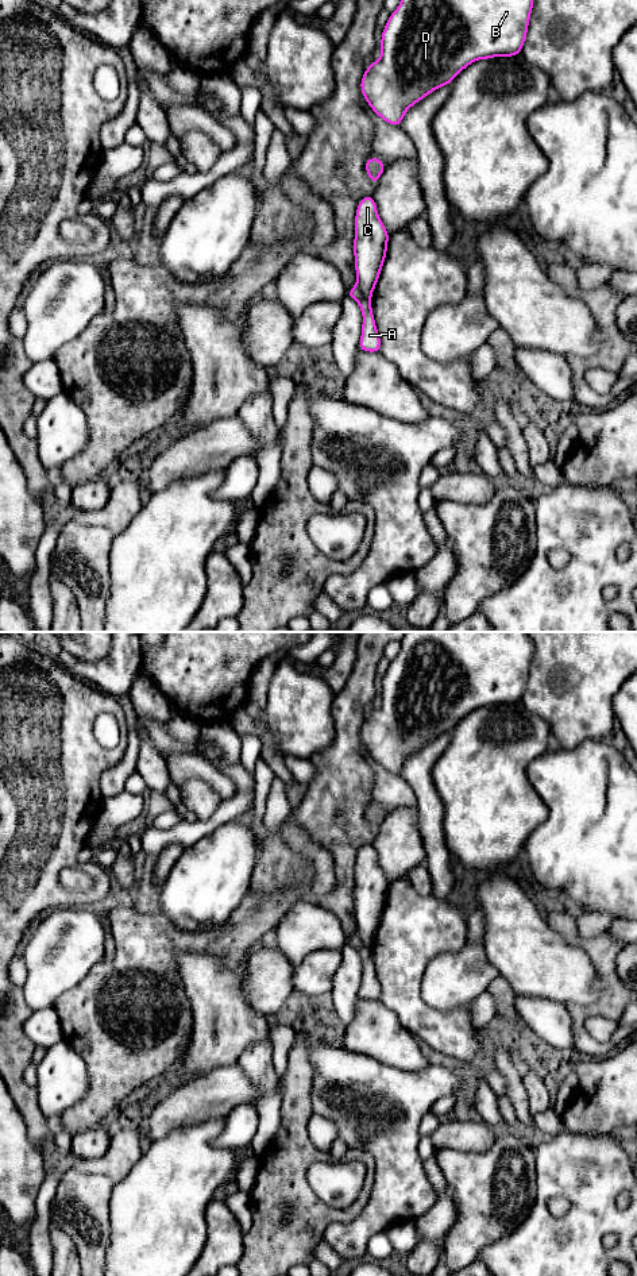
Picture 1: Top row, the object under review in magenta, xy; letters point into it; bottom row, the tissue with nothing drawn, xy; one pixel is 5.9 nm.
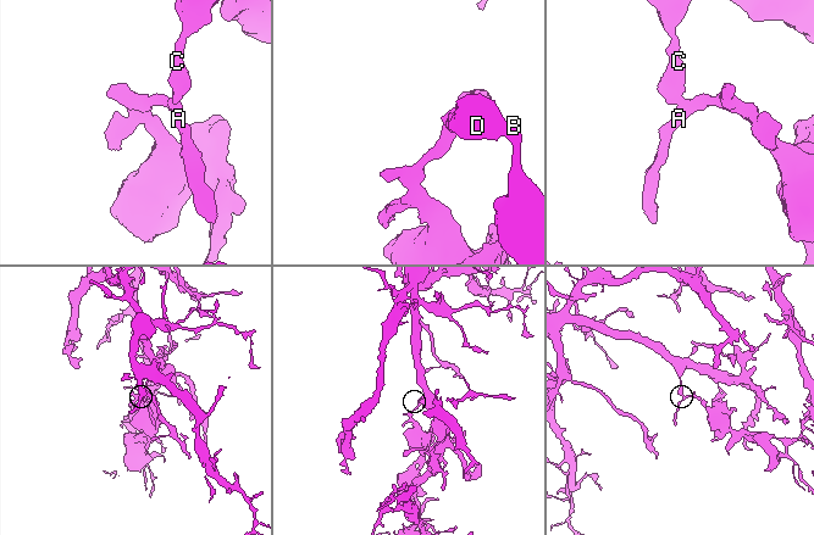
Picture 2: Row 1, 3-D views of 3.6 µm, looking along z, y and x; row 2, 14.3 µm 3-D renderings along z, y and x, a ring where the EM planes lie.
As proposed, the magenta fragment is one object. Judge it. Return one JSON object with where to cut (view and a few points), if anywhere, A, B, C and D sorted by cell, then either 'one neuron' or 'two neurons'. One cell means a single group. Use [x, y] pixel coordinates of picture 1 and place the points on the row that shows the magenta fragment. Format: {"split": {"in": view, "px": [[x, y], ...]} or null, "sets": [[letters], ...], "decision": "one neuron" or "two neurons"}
{"split": {"in": "xy", "px": [[355, 286], [365, 296], [370, 297]]}, "sets": [["A"], ["B", "C", "D"]], "decision": "two neurons"}

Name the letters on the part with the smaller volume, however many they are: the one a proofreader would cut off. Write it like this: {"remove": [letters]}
{"remove": ["A"]}

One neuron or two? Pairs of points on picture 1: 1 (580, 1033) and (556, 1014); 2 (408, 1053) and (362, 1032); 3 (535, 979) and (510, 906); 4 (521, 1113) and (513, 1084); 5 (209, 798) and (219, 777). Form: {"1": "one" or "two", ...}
{"1": "two", "2": "one", "3": "one", "4": "one", "5": "two"}

